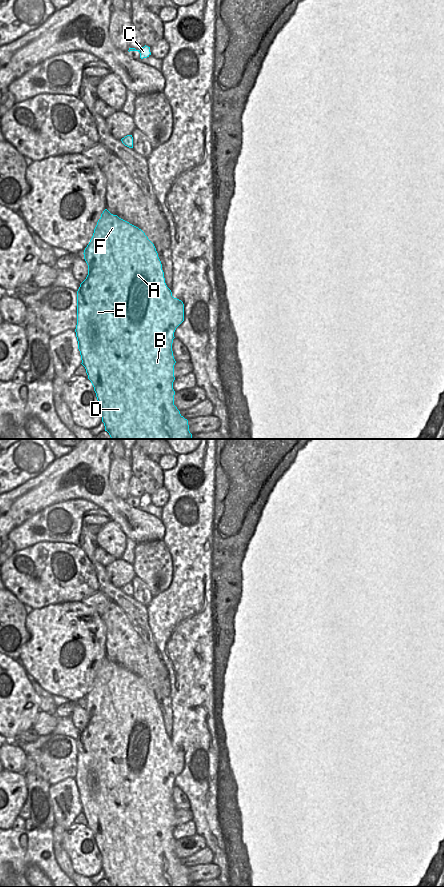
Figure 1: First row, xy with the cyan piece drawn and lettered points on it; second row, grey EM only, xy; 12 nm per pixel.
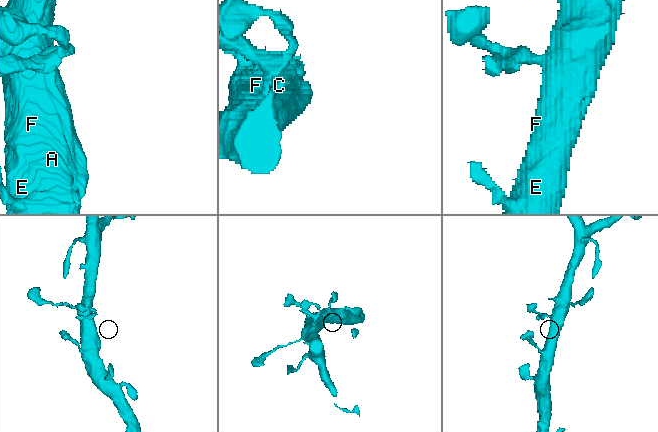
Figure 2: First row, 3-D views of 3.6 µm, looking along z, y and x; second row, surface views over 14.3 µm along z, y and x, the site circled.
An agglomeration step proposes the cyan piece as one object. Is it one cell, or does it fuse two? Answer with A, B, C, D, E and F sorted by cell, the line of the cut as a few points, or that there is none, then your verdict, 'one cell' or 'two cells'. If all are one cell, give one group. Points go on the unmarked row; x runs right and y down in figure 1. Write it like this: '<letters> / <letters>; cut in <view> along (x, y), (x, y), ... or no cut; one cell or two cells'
A B C D E F; no cut; one cell

